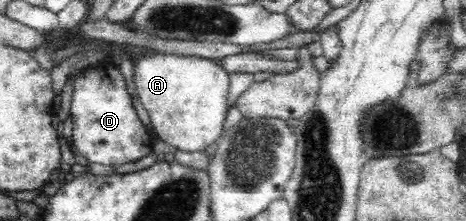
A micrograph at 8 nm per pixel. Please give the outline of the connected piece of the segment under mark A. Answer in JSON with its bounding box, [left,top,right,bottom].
[134,53,229,153]

